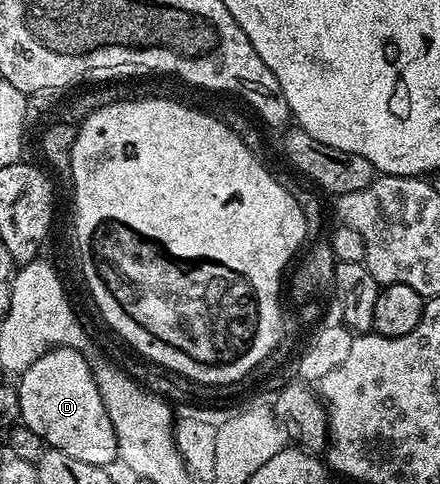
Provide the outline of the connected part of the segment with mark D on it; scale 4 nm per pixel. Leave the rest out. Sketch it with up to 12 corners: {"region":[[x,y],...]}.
{"region":[[52,348],[19,373],[20,420],[99,468],[118,442],[92,367]]}

